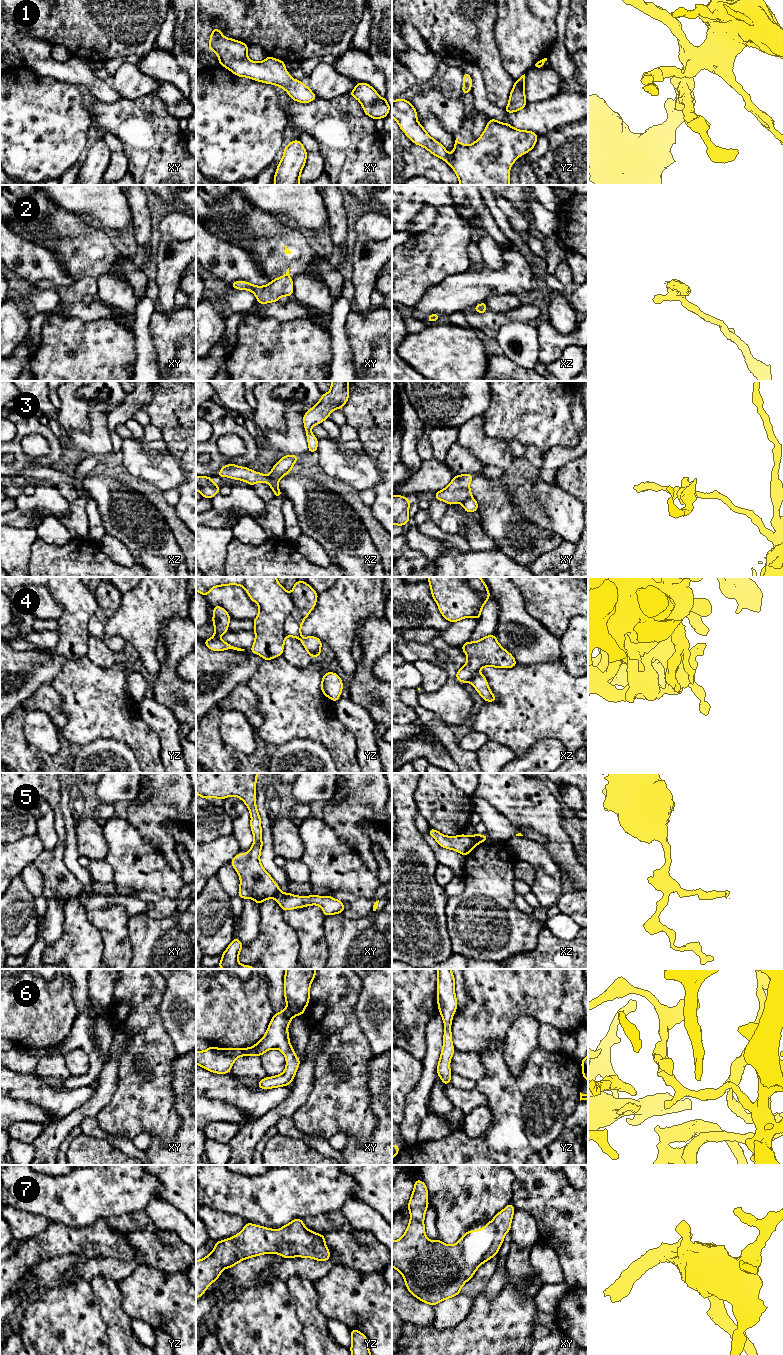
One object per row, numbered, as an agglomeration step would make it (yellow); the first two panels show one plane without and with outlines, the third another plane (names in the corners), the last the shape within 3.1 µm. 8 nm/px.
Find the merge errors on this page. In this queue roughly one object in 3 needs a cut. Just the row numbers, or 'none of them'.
2, 3, 5

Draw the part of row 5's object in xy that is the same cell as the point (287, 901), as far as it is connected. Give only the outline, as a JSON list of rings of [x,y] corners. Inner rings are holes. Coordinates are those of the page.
[[[280,891],[276,895],[275,899],[280,905],[282,911],[303,908],[310,905],[320,906],[325,916],[340,914],[341,912],[345,911],[343,902],[336,900],[331,896],[297,896]]]

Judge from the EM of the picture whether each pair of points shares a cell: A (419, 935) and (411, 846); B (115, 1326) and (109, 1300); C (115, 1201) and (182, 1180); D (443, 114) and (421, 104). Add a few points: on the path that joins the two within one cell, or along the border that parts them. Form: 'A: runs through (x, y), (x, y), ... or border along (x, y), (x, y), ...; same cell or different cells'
A: runs through (411, 913), (411, 868); same cell
B: runs through (115, 1320), (111, 1306); same cell
C: border along (153, 1175), (160, 1183), (160, 1190), (157, 1194); different cells
D: runs through (438, 109), (433, 104), (426, 104); same cell

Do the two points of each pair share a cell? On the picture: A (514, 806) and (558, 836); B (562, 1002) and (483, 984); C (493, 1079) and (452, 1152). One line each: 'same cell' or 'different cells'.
A: same cell
B: same cell
C: same cell

